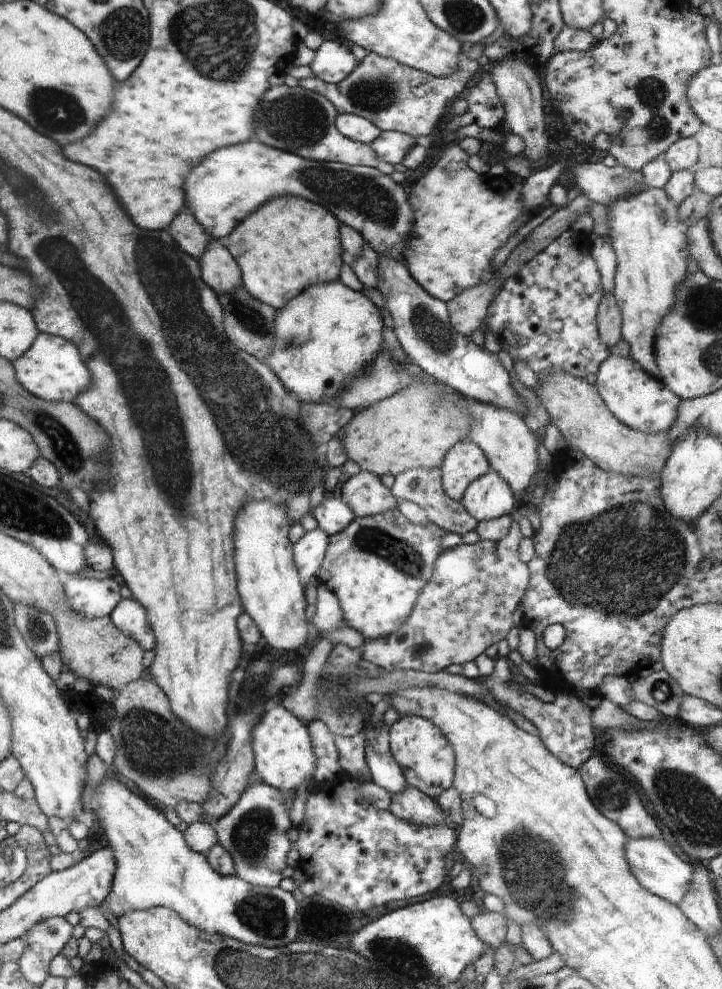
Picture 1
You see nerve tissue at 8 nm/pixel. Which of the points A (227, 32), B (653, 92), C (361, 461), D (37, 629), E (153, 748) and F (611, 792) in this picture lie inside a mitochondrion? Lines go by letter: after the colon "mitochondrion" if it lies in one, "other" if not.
A: mitochondrion
B: mitochondrion
C: other
D: mitochondrion
E: mitochondrion
F: mitochondrion

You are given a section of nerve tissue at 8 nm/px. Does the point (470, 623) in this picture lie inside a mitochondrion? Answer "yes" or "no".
no

